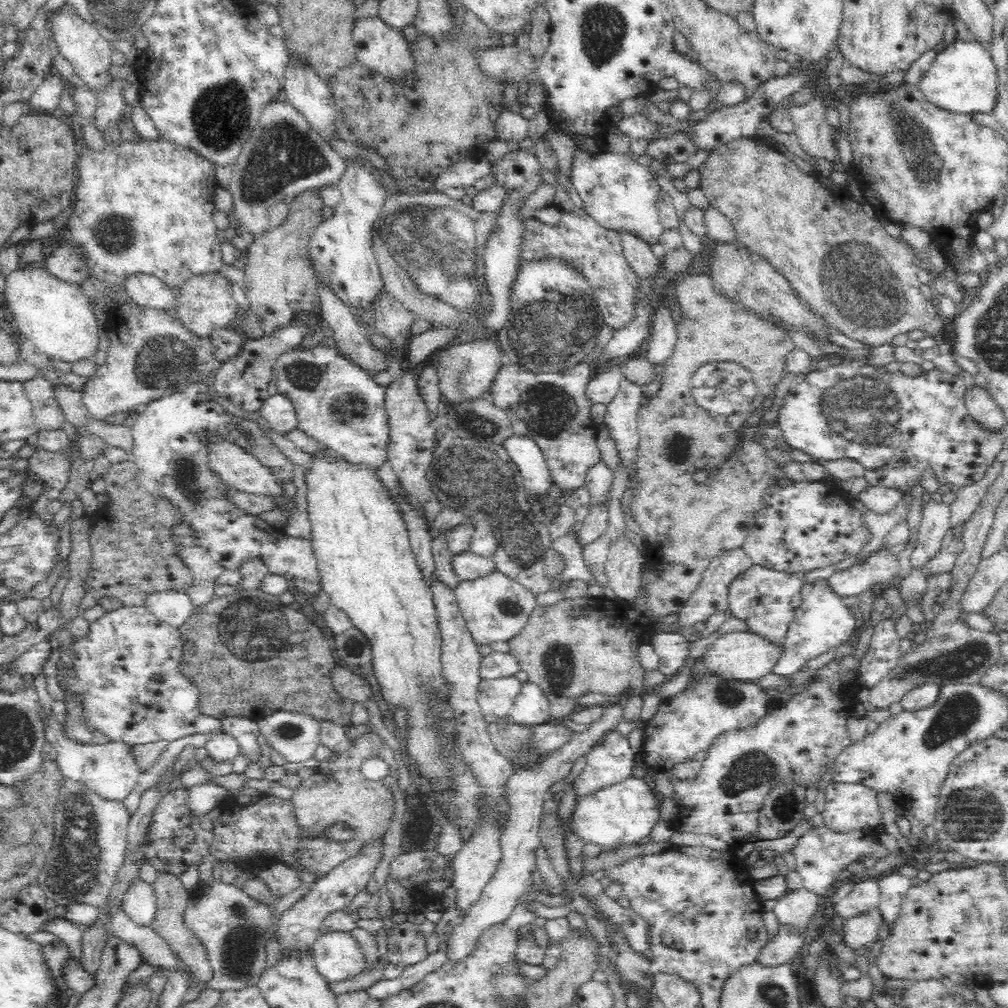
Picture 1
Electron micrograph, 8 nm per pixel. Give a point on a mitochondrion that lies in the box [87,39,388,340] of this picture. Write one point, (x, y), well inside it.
(282, 154)

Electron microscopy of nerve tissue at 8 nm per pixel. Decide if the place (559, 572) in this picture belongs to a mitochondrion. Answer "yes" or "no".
no

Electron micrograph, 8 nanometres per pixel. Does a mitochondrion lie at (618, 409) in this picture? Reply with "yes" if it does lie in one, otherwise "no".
no

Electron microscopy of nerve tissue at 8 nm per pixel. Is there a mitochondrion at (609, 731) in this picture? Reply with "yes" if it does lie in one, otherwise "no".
no

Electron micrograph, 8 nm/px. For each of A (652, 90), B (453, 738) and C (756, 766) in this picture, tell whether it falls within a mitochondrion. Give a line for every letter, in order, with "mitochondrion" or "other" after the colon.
A: other
B: other
C: mitochondrion

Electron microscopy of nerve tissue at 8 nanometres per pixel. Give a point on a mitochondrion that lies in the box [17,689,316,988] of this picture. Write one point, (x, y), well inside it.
(74, 870)

